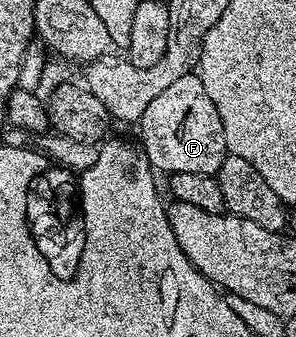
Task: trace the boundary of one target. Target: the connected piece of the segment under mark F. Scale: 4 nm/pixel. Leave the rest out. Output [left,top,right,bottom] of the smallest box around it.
[137,72,229,176]

